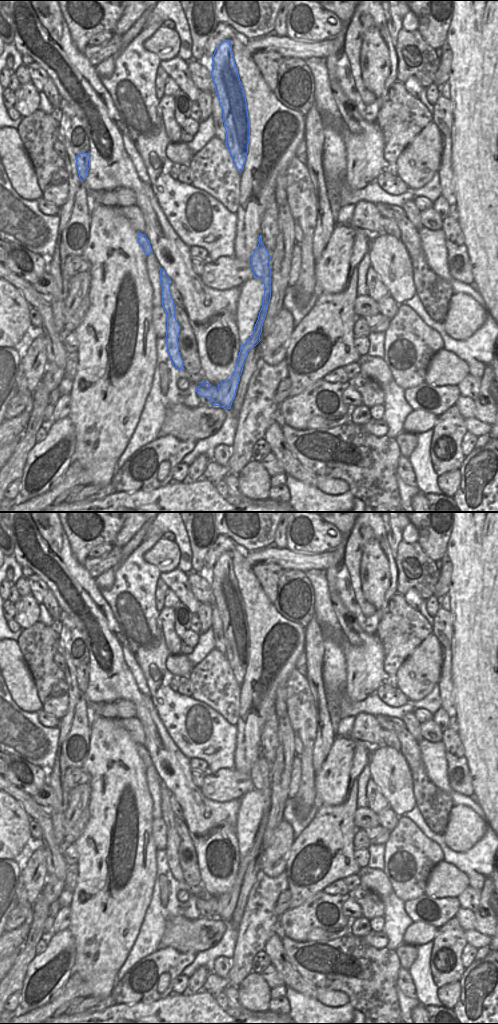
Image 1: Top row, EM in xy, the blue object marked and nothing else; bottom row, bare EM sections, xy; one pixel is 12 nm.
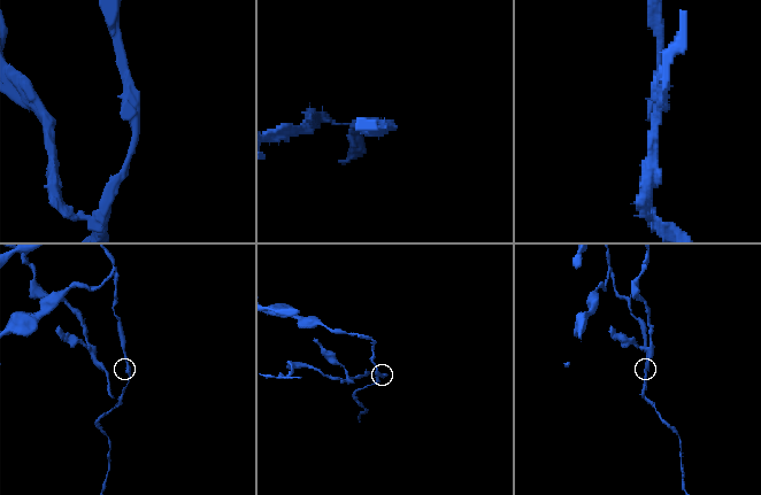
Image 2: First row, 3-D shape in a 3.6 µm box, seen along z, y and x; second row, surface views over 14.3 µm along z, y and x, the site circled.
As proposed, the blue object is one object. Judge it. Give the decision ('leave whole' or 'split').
split

